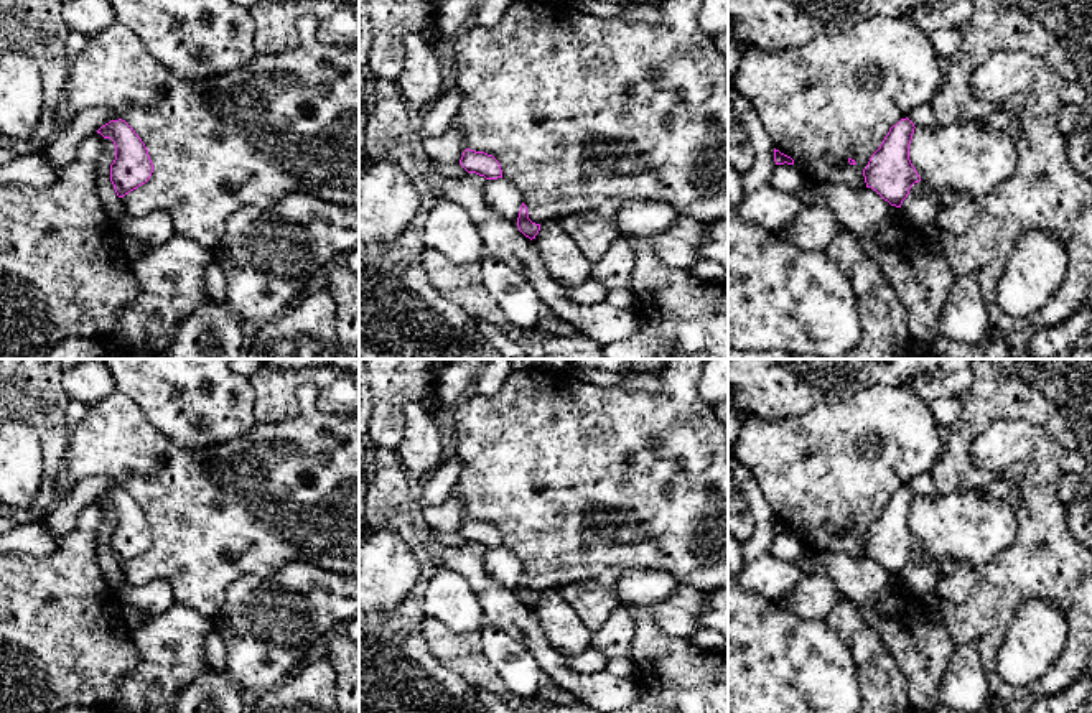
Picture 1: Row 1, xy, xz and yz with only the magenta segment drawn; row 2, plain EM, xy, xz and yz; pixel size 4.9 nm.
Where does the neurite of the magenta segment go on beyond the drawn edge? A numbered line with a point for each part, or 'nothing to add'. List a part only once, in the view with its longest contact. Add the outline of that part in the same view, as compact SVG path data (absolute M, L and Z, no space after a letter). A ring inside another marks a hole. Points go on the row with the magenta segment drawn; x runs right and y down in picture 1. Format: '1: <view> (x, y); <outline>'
nothing to add

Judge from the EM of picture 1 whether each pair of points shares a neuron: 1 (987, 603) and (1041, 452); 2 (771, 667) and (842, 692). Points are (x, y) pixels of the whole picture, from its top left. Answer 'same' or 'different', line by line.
1: same
2: same

